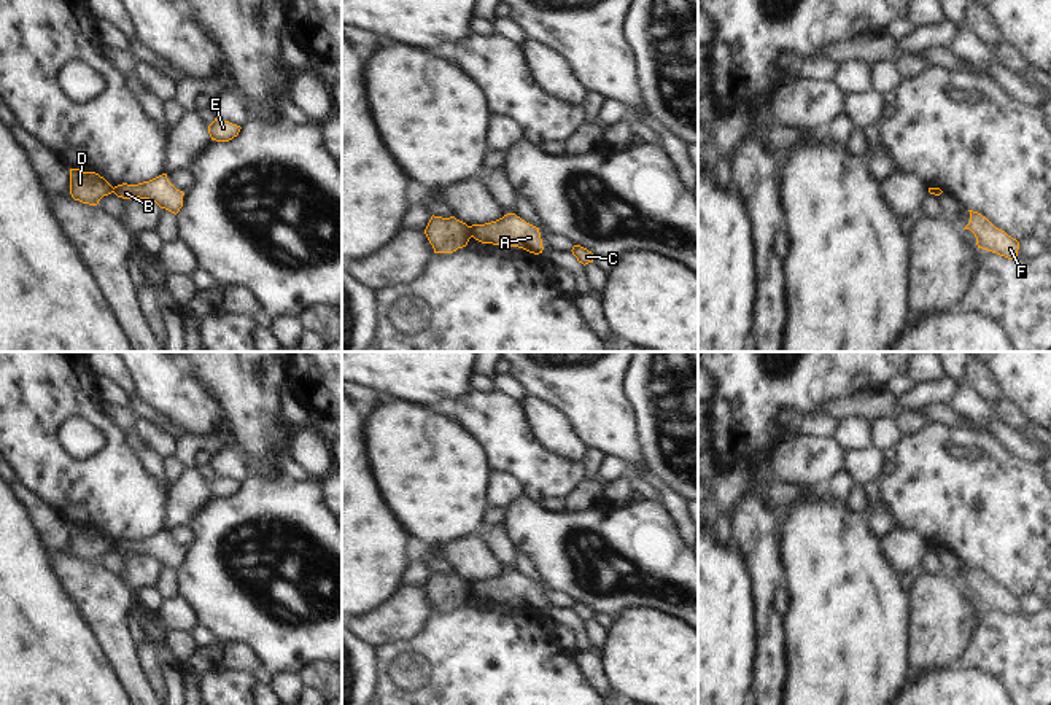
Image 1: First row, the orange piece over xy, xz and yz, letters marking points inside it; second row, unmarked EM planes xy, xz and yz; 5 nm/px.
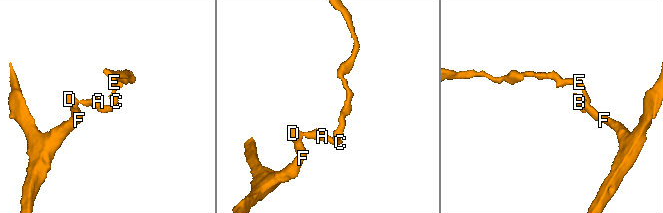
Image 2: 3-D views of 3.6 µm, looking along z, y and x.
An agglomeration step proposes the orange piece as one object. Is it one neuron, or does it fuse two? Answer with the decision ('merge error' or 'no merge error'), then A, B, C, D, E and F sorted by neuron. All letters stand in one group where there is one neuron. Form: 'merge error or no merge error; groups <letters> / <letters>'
merge error; groups A B C E / D F

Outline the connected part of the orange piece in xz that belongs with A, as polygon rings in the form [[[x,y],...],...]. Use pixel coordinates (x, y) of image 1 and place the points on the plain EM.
[[[507,570],[491,579],[472,581],[469,589],[482,600],[518,603],[534,611],[544,606],[539,584],[526,579],[515,570]]]

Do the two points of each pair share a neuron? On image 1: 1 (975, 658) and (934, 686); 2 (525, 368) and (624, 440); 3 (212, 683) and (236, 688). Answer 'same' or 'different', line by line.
1: different
2: same
3: same

